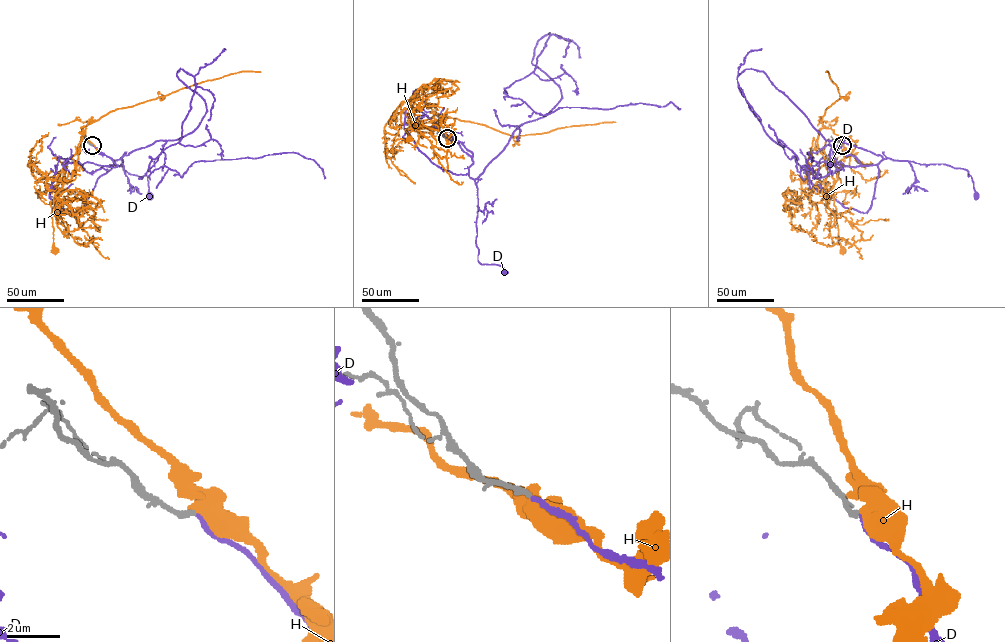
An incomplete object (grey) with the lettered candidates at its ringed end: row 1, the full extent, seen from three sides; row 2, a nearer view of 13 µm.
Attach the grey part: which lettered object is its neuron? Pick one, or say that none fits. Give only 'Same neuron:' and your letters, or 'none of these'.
Same neuron: D

